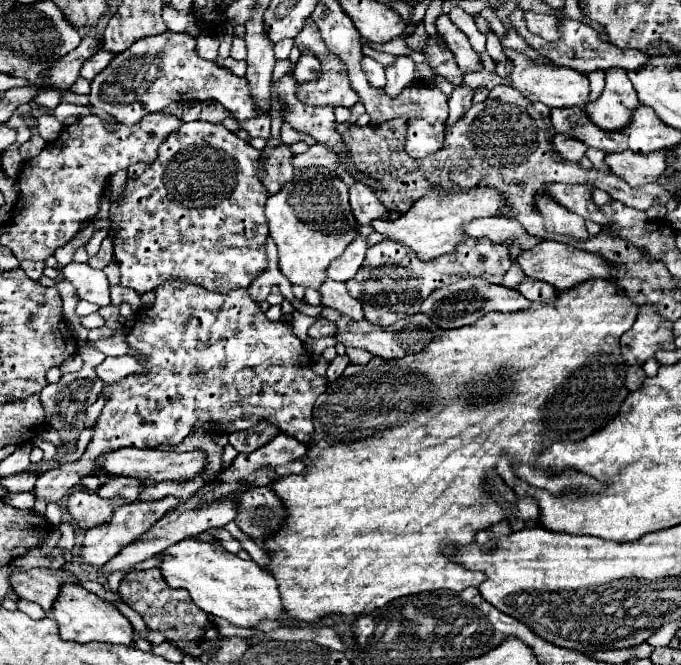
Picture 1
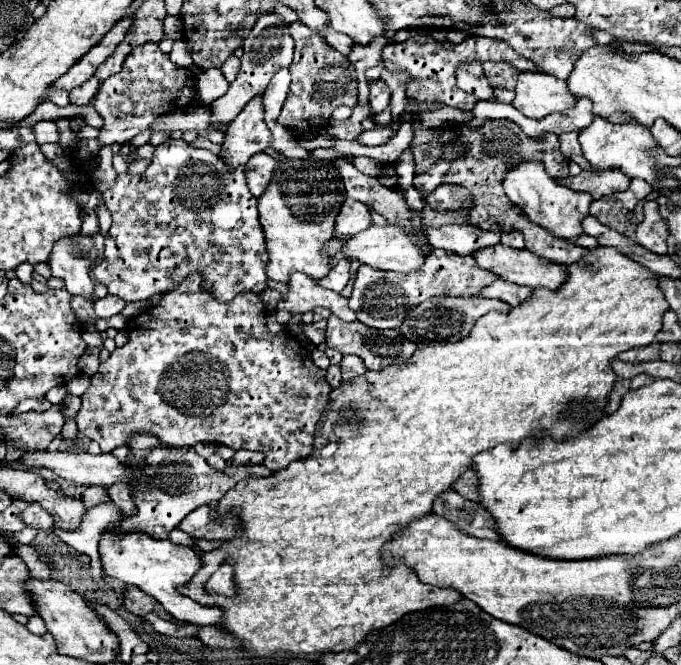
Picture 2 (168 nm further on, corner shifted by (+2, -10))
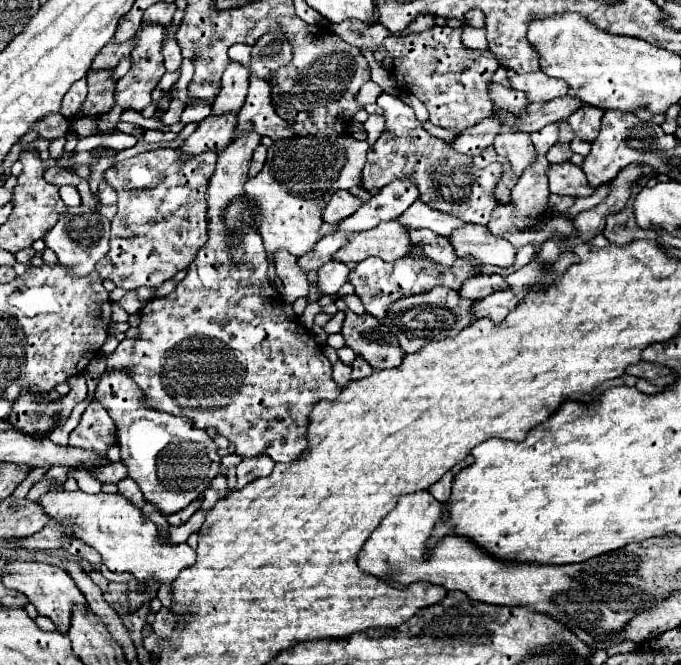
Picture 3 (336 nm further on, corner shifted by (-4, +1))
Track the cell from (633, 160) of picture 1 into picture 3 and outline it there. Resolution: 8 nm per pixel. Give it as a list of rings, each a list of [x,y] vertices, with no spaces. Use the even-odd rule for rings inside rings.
[[[572,162],[562,164],[550,164],[548,166],[548,178],[550,178],[550,192],[552,194],[568,194],[568,196],[592,196],[592,186],[586,180],[584,170]]]

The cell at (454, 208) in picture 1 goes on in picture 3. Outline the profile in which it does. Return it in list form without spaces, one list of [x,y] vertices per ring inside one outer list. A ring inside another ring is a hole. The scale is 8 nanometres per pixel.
[[[390,220],[378,224],[368,232],[360,232],[352,236],[352,240],[346,246],[342,246],[334,258],[346,264],[362,262],[368,256],[378,256],[386,262],[396,262],[408,256],[410,250],[412,244],[408,238],[408,230],[398,220]]]

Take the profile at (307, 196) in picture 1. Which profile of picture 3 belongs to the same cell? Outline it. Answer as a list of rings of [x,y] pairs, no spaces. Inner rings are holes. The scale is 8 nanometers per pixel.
[[[298,136],[292,140],[278,140],[268,148],[266,166],[262,168],[260,174],[256,174],[254,178],[250,178],[246,182],[246,192],[248,192],[248,196],[252,196],[252,200],[256,200],[258,208],[260,208],[260,236],[264,240],[264,248],[268,255],[268,276],[273,286],[280,287],[276,283],[272,256],[278,250],[288,250],[294,256],[304,256],[306,252],[310,252],[314,248],[314,244],[318,242],[318,236],[320,236],[320,226],[324,224],[322,208],[328,204],[332,192],[336,190],[338,176],[344,170],[344,166],[354,164],[354,162],[348,162],[348,156],[362,156],[362,168],[364,168],[364,162],[366,162],[364,158],[368,154],[368,148],[370,148],[370,144],[366,140],[356,140],[352,136],[336,136],[336,138],[324,138],[324,140]]]

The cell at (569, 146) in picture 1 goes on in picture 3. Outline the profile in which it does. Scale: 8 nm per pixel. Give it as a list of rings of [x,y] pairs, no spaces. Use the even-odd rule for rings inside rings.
[[[582,106],[578,108],[566,122],[572,126],[574,134],[586,142],[594,142],[598,132],[600,132],[600,118],[604,112],[600,108],[588,108]]]

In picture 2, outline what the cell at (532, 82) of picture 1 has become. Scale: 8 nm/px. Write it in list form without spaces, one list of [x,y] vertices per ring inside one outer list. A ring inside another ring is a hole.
[[[520,73],[516,99],[512,105],[530,119],[542,119],[556,111],[566,111],[576,103],[566,81],[546,73]]]

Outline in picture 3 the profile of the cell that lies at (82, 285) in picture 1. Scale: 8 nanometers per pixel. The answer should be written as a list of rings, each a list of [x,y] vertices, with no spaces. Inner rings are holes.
[[[68,208],[68,212],[64,212],[56,226],[44,236],[44,242],[58,256],[58,262],[68,270],[70,276],[88,276],[94,270],[94,264],[108,252],[110,220],[98,214],[96,208]]]

